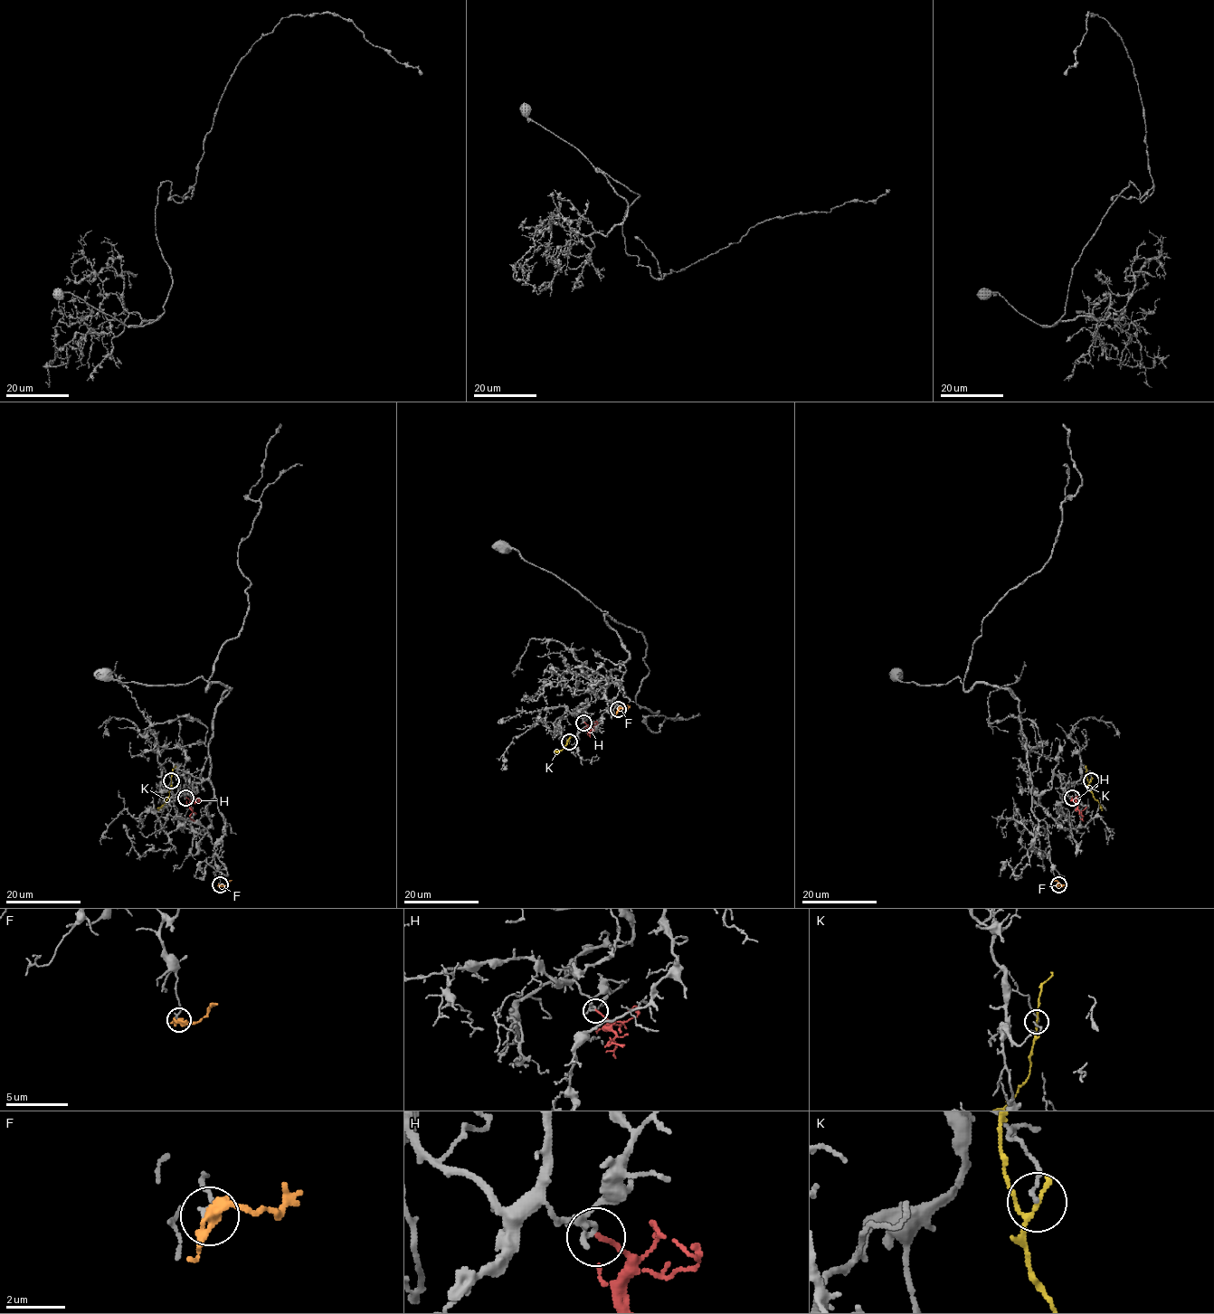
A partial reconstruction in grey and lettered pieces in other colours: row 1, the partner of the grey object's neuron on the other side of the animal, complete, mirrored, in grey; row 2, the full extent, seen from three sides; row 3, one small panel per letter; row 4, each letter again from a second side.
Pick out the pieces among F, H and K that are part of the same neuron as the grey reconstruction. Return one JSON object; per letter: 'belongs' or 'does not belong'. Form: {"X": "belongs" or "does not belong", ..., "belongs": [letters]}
{"F": "does not belong", "H": "does not belong", "K": "does not belong", "belongs": []}

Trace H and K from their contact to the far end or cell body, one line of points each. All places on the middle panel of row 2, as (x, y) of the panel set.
H: (584, 723), (590, 729), (588, 732), (592, 733)
K: (569, 742), (555, 752)

